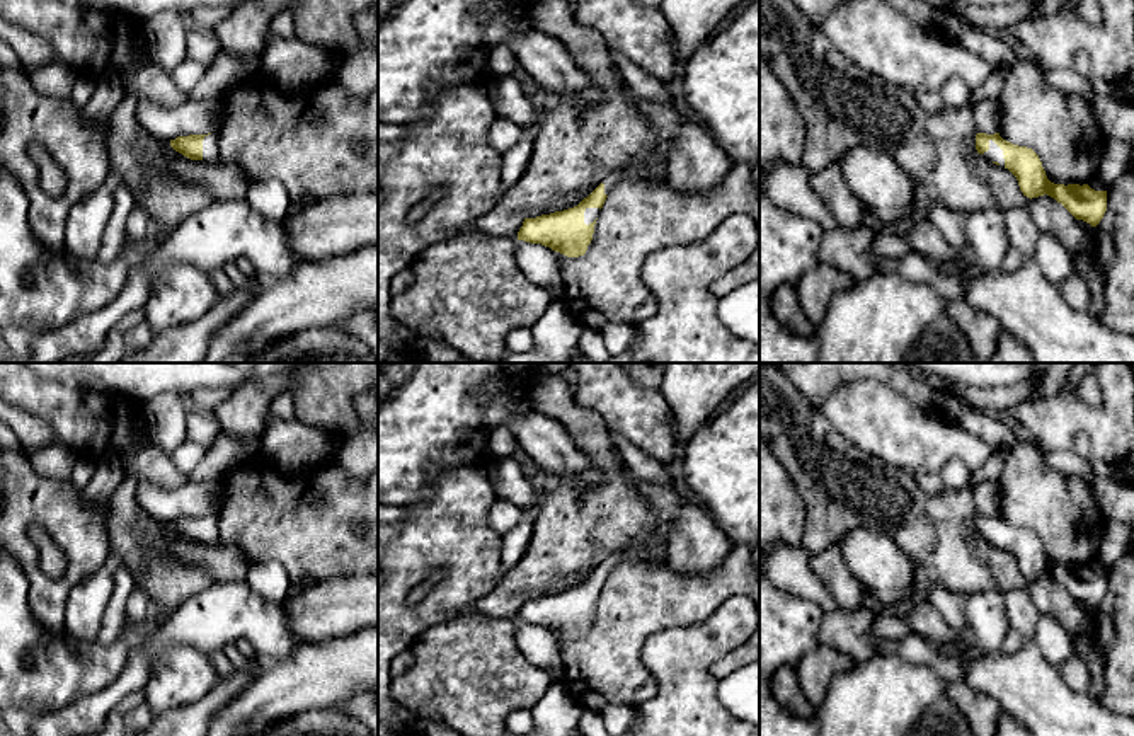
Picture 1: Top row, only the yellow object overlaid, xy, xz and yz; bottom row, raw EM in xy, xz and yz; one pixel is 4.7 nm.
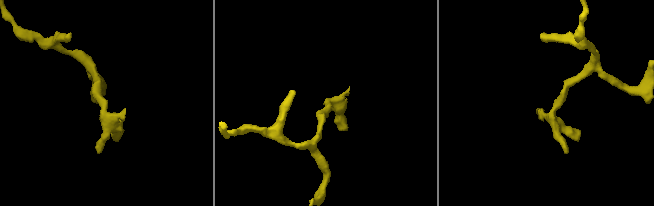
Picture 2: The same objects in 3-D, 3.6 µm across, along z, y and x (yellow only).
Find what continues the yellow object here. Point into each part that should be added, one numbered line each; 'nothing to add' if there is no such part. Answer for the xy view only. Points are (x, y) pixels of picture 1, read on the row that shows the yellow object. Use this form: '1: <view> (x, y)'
1: xy (210, 143)

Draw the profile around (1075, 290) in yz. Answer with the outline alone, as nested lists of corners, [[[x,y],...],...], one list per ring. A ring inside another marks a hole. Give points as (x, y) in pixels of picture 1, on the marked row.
[[[1073,271],[1061,285],[1057,285],[1057,288],[1069,308],[1076,312],[1090,312],[1090,288],[1078,271]]]

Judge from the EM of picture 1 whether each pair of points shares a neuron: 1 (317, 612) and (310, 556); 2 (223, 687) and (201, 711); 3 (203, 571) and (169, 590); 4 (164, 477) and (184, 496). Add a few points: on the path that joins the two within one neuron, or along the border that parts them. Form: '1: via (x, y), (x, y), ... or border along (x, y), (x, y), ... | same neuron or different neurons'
1: border along (353, 574), (310, 581), (292, 592) | different neurons
2: via (220, 692), (206, 706) | same neuron
3: via (194, 571), (188, 571), (177, 581) | same neuron
4: border along (140, 481), (166, 489), (188, 482) | different neurons

